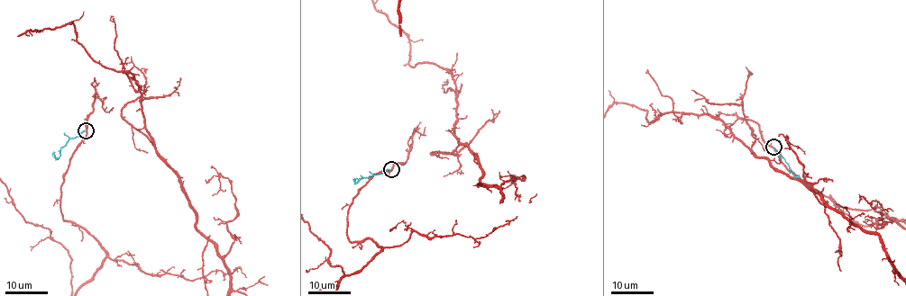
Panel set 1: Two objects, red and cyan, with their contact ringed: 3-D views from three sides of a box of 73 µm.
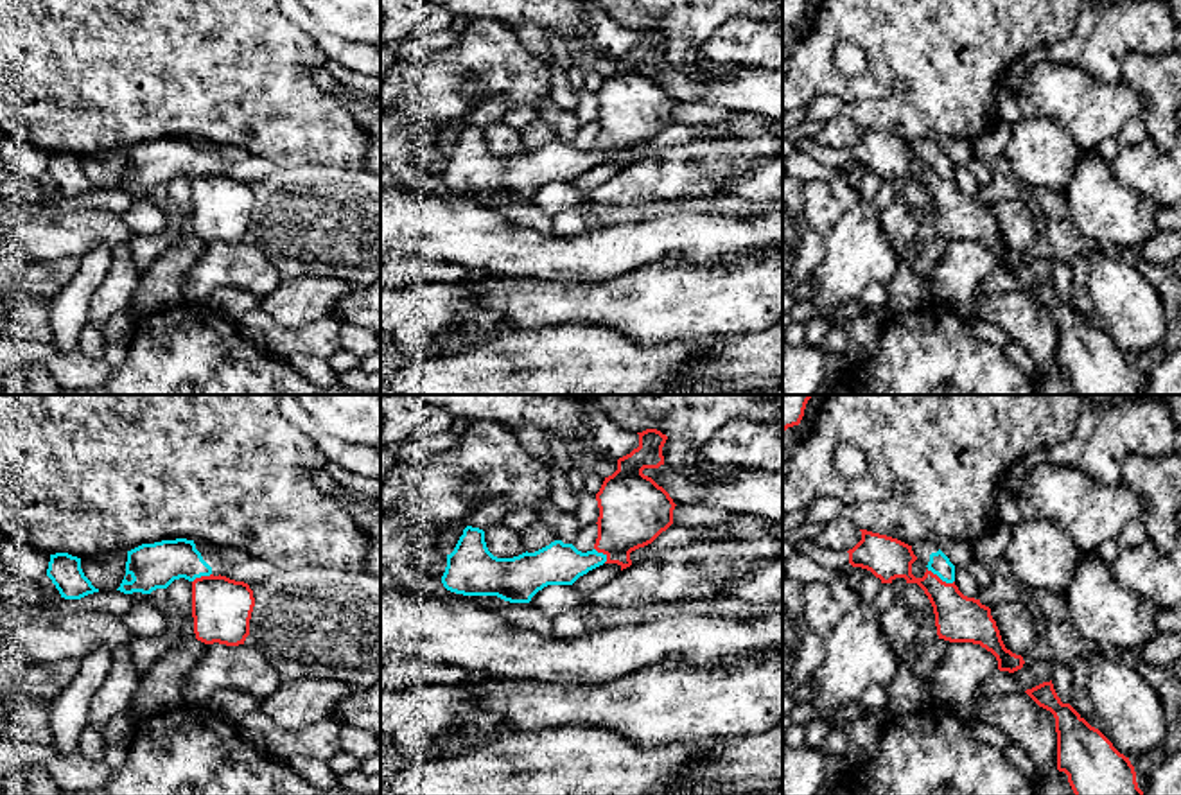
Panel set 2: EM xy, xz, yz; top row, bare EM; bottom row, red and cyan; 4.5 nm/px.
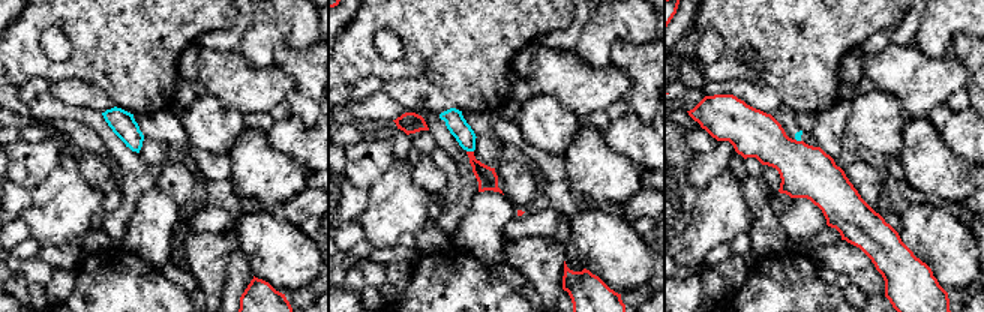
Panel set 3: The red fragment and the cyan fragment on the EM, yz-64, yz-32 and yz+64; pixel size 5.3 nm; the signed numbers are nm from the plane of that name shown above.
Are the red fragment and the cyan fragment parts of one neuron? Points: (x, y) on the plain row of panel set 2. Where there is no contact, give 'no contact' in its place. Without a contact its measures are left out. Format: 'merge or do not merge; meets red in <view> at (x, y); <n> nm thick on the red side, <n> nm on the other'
do not merge; meets red in yz at (939, 176); 200 nm thick on the red side, 100 nm on the other

